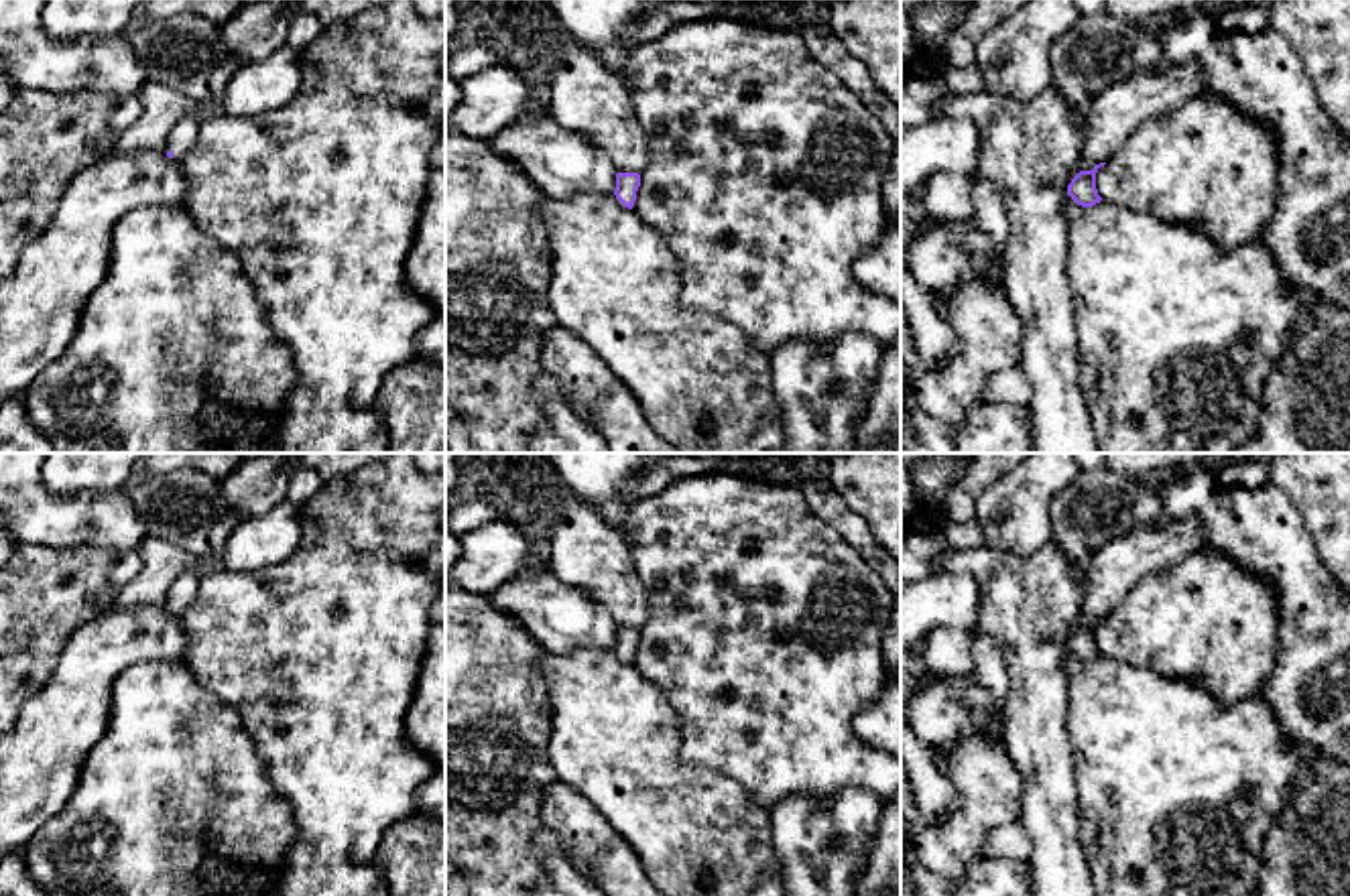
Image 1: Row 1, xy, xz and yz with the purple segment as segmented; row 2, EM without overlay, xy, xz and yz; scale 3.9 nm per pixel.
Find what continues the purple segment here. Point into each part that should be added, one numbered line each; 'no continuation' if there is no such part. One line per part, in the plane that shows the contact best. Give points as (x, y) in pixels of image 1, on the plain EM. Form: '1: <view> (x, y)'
1: xy (181, 592)

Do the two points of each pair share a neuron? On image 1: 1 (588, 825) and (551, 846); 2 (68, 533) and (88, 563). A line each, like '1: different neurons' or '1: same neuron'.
1: different neurons
2: different neurons

